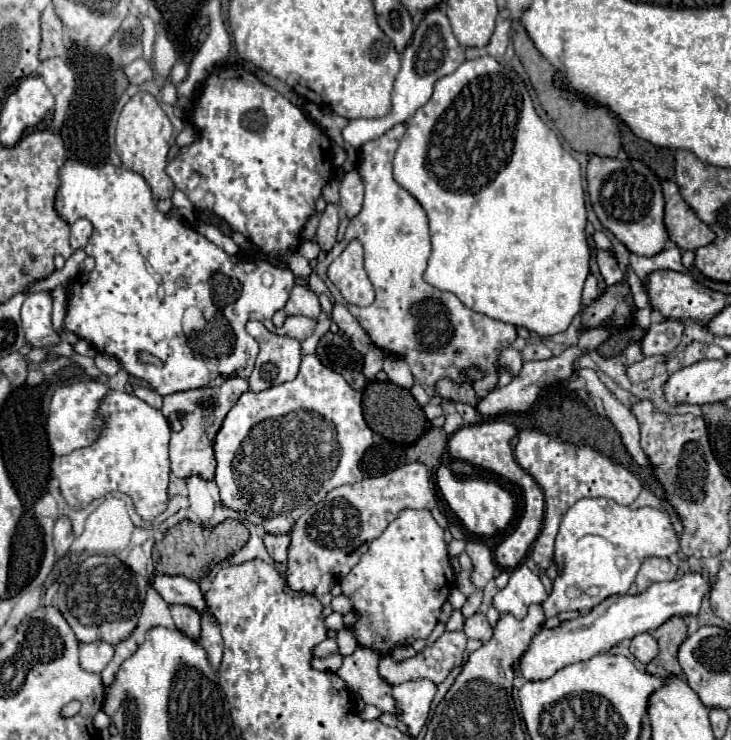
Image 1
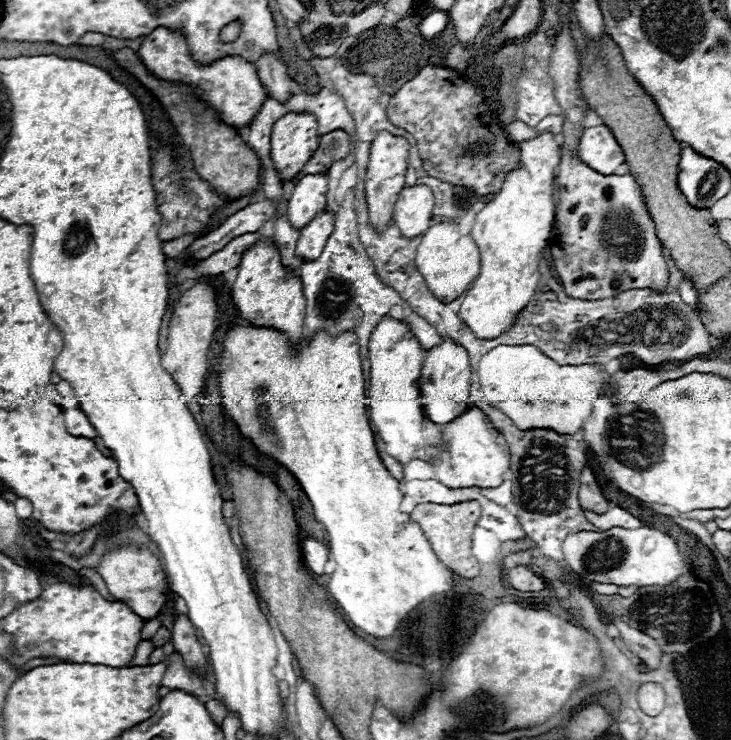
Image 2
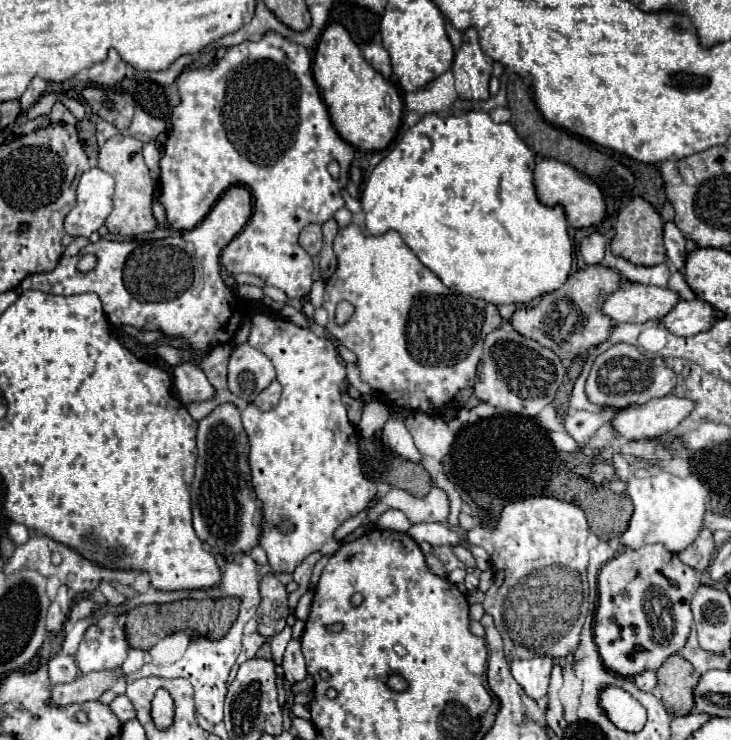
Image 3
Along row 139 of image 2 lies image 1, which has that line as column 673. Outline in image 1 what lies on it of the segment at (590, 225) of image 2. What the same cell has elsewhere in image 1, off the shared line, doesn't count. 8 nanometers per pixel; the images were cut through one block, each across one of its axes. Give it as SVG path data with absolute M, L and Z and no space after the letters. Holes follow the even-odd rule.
M648 558L638 576L636 576L636 586L638 592L644 592L648 586L656 584L656 582L664 582L664 580L674 580L676 576L676 566L664 558Z

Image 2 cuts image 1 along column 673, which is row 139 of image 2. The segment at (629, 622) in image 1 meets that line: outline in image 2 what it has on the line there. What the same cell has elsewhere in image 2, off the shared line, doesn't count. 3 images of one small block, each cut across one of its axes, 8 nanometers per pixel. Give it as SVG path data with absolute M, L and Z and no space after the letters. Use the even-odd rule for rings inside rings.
M606 124L584 130L578 144L578 158L600 174L614 174L624 162L624 150Z

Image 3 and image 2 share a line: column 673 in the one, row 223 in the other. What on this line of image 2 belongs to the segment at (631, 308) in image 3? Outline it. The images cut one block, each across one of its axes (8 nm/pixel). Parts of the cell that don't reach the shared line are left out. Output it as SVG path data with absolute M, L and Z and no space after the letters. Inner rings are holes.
M324 172L320 174L306 174L304 178L298 180L298 184L292 190L292 196L288 200L288 220L294 224L294 228L304 228L324 212L326 208L326 186L328 186L328 176Z

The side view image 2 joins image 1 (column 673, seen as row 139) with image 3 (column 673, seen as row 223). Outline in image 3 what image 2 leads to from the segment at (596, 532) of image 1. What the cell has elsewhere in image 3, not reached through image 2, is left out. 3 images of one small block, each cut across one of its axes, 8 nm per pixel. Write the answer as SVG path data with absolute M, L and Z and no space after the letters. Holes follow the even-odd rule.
M656 472L650 478L634 478L630 474L620 476L622 480L632 486L632 504L634 504L634 514L630 518L630 524L624 534L620 534L620 542L624 548L636 550L646 544L664 544L664 548L672 554L682 552L688 548L698 532L702 530L702 516L706 510L704 498L708 496L708 488L696 478L678 478L670 472Z

